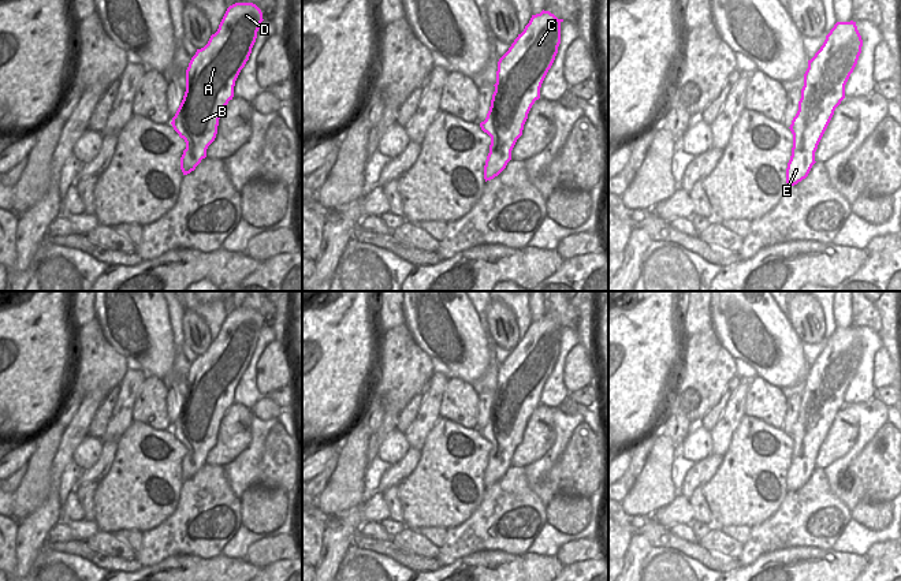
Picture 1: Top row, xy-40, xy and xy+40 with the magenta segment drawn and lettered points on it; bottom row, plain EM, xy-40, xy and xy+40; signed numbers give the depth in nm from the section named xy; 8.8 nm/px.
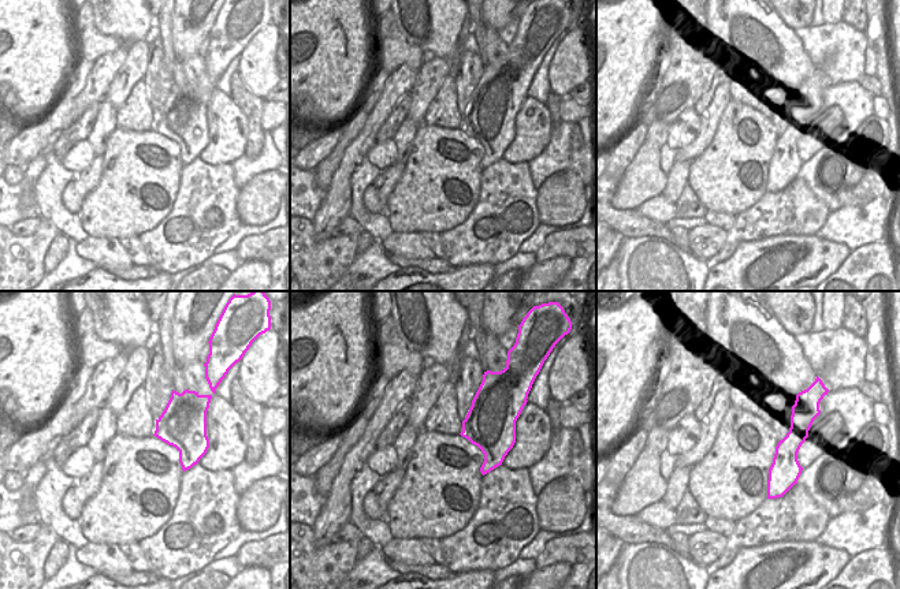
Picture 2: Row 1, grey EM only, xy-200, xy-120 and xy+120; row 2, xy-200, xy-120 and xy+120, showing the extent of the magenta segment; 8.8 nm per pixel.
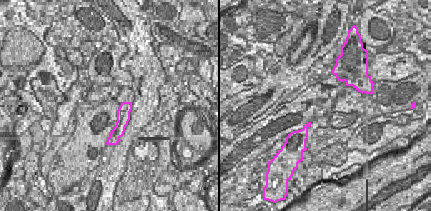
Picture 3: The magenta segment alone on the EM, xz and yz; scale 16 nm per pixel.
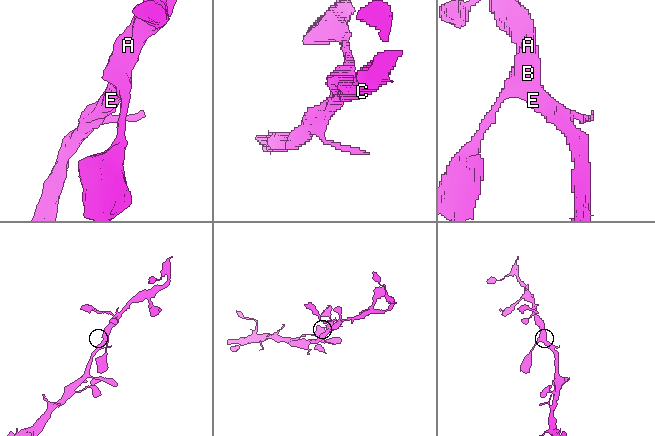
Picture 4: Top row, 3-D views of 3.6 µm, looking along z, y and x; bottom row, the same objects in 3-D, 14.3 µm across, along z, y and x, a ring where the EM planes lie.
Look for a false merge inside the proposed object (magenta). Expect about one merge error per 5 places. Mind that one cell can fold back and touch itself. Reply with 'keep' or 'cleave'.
keep

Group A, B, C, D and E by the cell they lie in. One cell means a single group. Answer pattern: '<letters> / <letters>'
A B C D E

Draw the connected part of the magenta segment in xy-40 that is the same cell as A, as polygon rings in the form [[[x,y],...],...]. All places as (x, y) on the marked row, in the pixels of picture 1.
[[[253,3],[230,5],[217,31],[191,57],[186,70],[186,92],[171,122],[174,130],[186,142],[186,149],[180,157],[183,175],[194,171],[201,160],[206,157],[206,149],[216,138],[221,112],[234,97],[235,81],[249,60],[263,21],[261,10]]]

